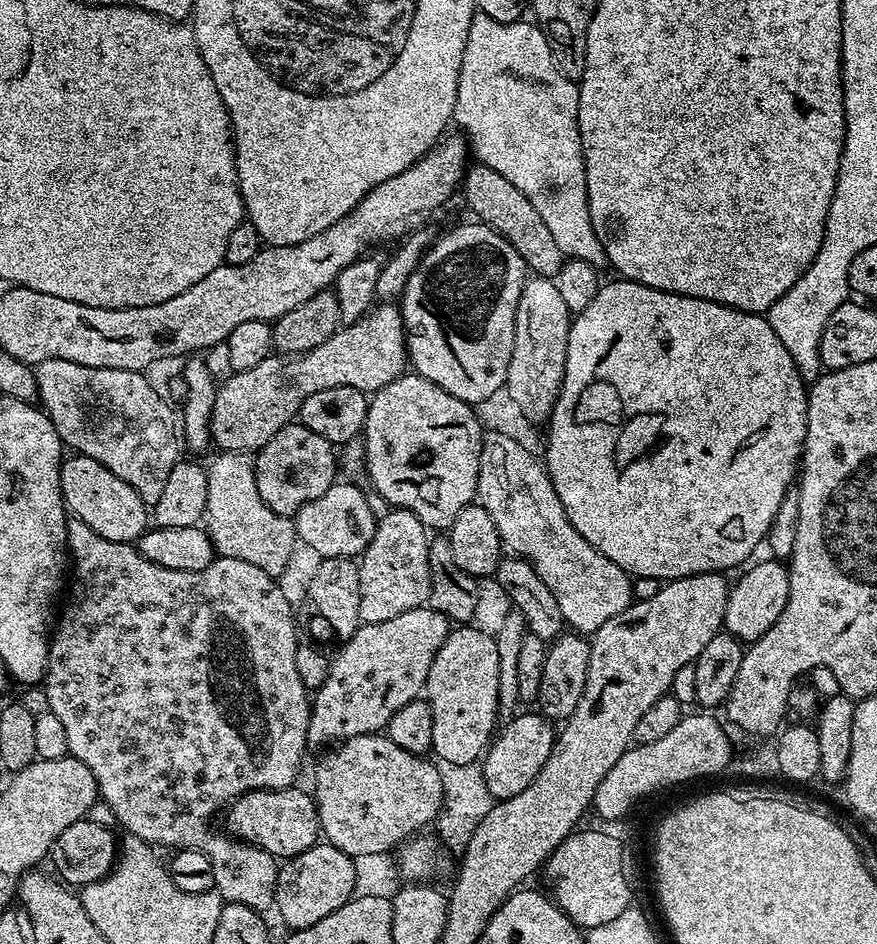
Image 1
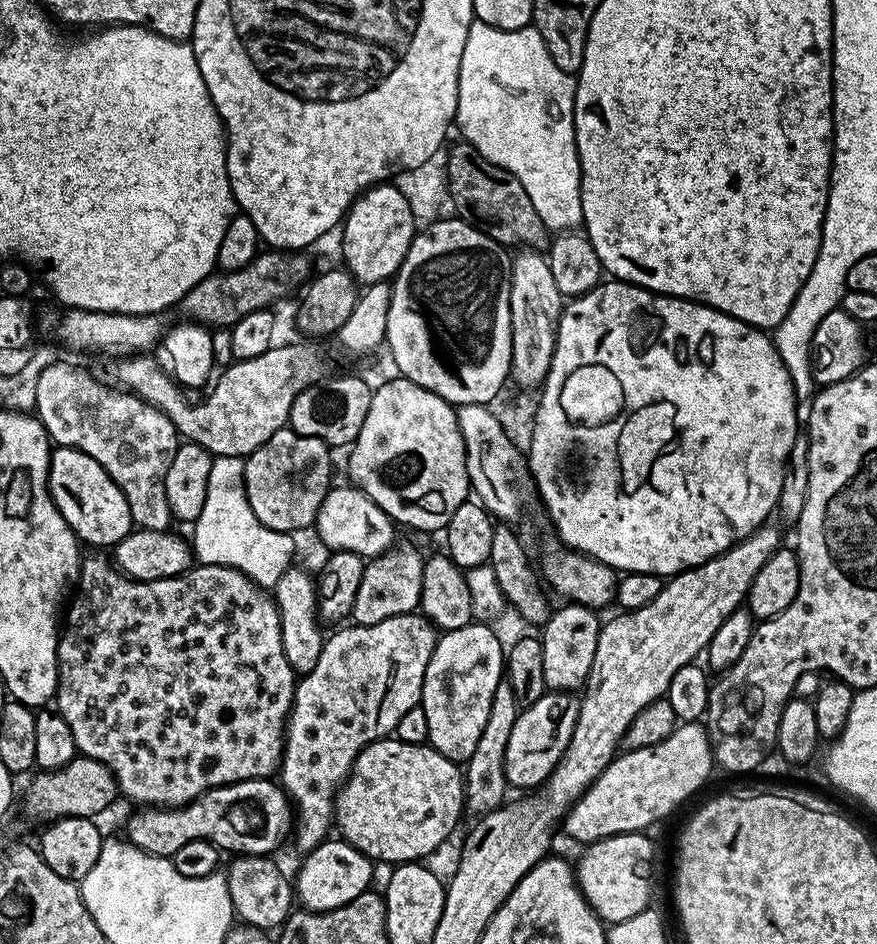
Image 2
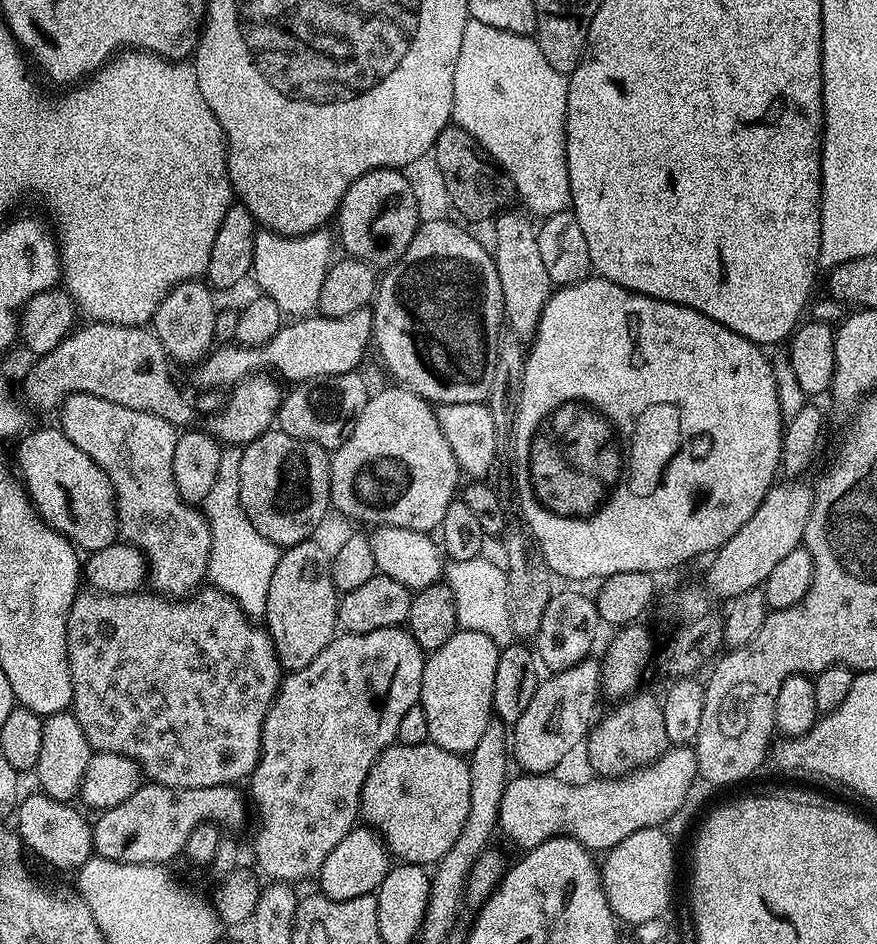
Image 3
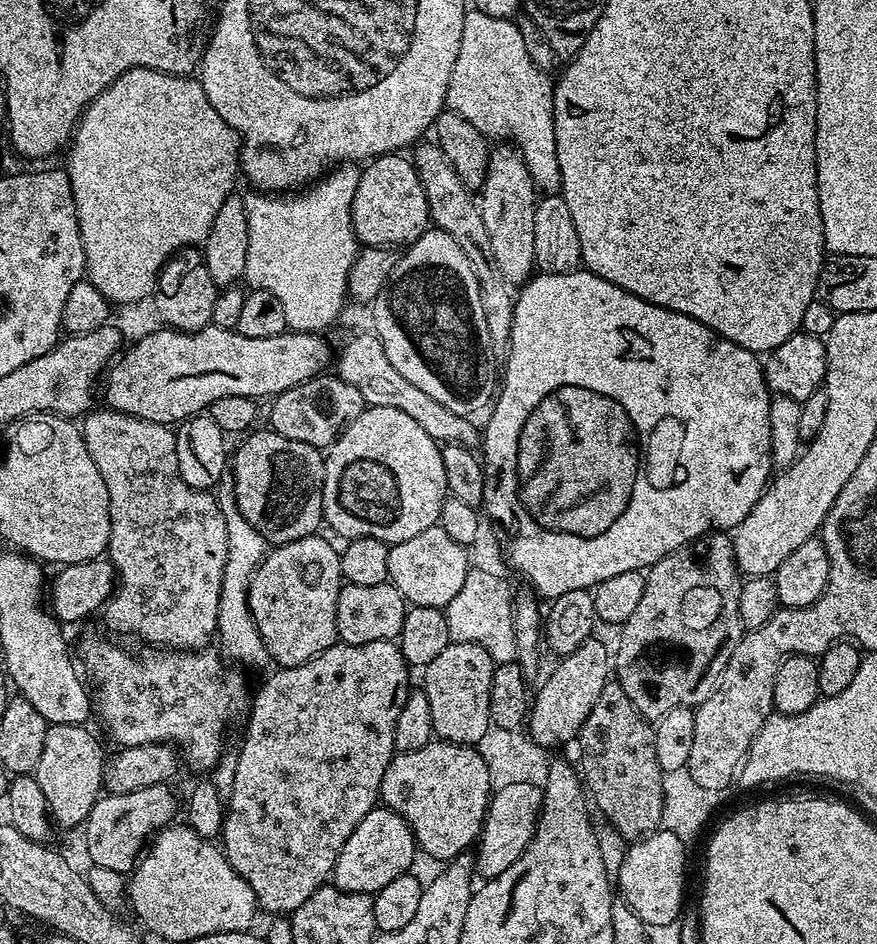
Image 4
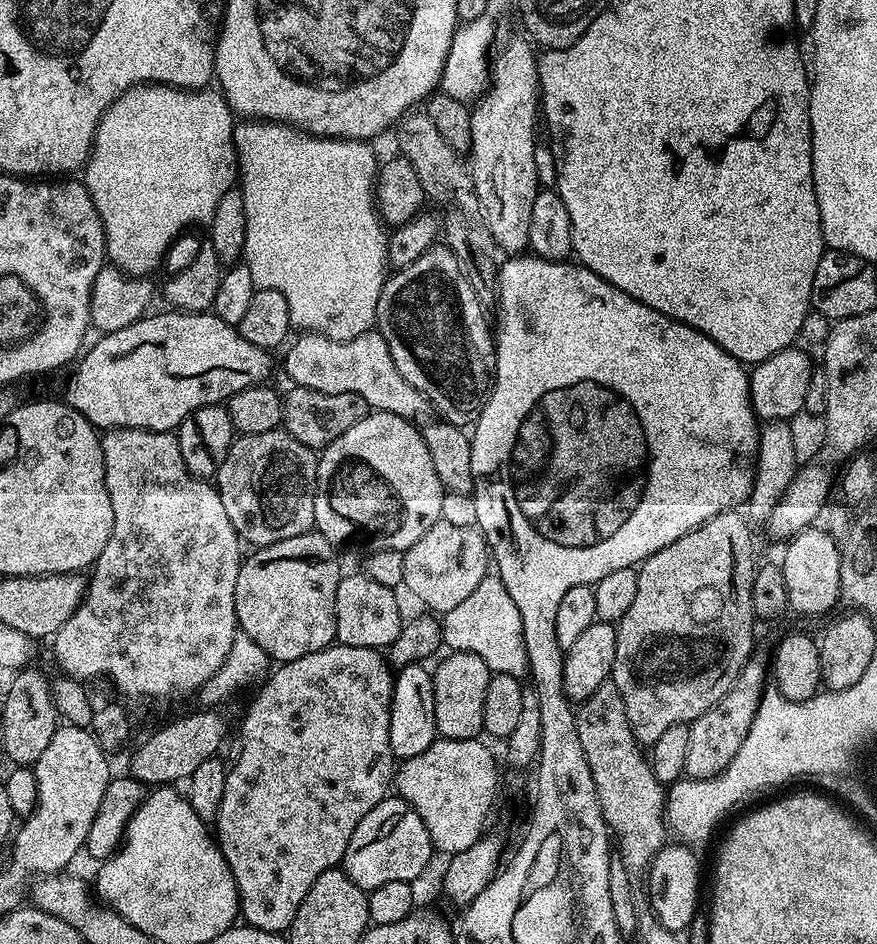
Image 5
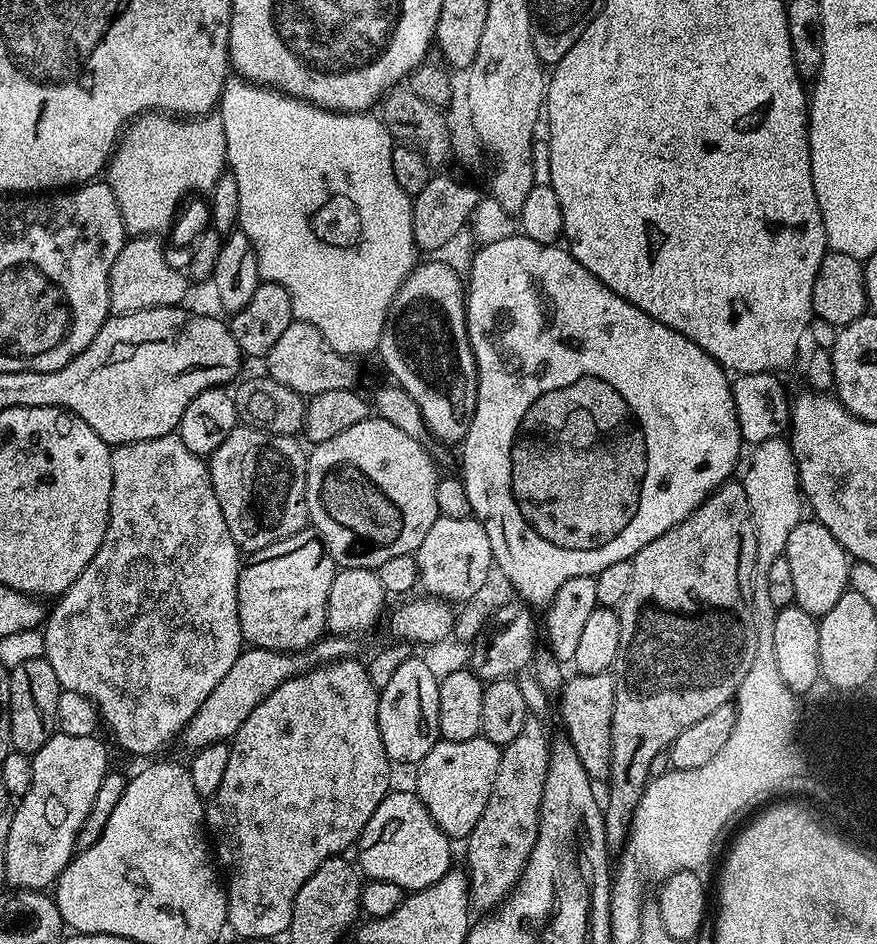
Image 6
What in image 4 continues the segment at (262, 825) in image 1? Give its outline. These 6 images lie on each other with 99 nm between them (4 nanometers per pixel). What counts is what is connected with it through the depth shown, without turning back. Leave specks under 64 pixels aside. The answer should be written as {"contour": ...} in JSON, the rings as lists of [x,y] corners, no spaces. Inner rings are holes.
{"contour":[[[159,784],[130,794],[114,792],[101,795],[82,825],[84,848],[93,860],[91,863],[121,874],[131,873],[152,837],[177,819],[176,796],[170,789],[168,784]]]}

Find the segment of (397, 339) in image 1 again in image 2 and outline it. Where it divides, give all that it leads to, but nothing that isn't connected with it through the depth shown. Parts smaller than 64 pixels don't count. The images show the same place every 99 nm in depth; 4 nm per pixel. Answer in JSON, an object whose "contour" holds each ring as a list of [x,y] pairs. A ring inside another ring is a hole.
{"contour":[[[304,344],[273,346],[266,350],[266,354],[258,354],[258,358],[237,360],[227,365],[221,371],[224,373],[215,377],[200,403],[191,404],[186,402],[185,389],[165,369],[163,372],[156,365],[154,357],[152,354],[121,356],[108,362],[103,375],[107,383],[141,396],[150,406],[162,410],[187,443],[202,446],[212,457],[246,458],[258,450],[262,442],[270,442],[278,430],[286,427],[294,398],[310,385],[319,384],[326,376],[324,364],[314,349]]]}

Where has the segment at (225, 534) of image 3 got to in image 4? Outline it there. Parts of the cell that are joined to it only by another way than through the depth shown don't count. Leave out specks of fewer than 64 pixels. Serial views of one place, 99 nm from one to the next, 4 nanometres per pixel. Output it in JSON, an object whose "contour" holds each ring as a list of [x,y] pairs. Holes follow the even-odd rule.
{"contour":[[[224,471],[222,478],[216,483],[214,495],[222,512],[222,518],[226,518],[226,566],[223,570],[222,594],[219,596],[216,624],[218,641],[220,640],[222,644],[220,650],[233,663],[264,666],[269,664],[271,656],[266,650],[265,643],[262,642],[262,636],[258,633],[253,615],[249,612],[248,586],[256,573],[256,567],[263,562],[269,551],[270,545],[262,534],[258,534],[258,530],[250,526],[250,522],[246,522],[246,518],[242,518],[234,494],[234,478],[231,471]]]}

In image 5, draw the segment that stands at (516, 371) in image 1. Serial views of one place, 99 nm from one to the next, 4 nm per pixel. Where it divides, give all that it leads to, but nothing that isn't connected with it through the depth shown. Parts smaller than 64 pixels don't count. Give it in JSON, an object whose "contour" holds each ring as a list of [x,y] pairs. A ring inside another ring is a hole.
{"contour":[[[523,35],[520,36],[508,36],[495,45],[490,56],[490,83],[484,95],[475,101],[471,109],[473,134],[470,171],[473,184],[476,187],[478,202],[484,212],[486,226],[493,235],[495,247],[500,250],[505,248],[505,253],[508,254],[520,254],[528,248],[530,213],[534,210],[536,193],[542,188],[538,170],[534,170],[534,150],[538,143],[535,132],[536,120],[538,124],[540,86],[540,79],[536,73],[538,56],[535,51],[532,53],[533,45]]]}

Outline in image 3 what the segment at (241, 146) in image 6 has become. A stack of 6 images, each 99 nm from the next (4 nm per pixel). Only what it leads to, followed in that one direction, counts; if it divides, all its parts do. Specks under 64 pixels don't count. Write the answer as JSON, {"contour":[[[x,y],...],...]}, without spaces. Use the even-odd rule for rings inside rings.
{"contour":[[[260,230],[256,233],[256,241],[254,242],[254,262],[252,263],[251,275],[256,276],[256,284],[261,293],[270,298],[274,298],[274,302],[278,302],[281,313],[290,315],[292,318],[303,318],[317,311],[316,303],[318,302],[318,294],[322,294],[322,282],[328,273],[328,265],[333,263],[332,244],[334,248],[334,240],[327,236],[327,231],[317,230],[308,232],[305,236],[280,236],[276,232]]]}

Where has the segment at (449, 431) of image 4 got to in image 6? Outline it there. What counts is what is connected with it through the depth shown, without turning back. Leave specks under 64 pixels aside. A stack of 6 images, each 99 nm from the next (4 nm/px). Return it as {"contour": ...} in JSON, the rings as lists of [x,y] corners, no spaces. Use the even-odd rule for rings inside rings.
{"contour":[[[293,319],[292,324],[286,326],[282,338],[278,338],[278,342],[274,342],[274,350],[268,352],[266,363],[268,363],[267,375],[282,382],[282,386],[290,386],[290,390],[299,392],[305,398],[317,396],[326,390],[355,389],[357,387],[357,361],[337,354],[325,342],[318,329],[301,320]]]}

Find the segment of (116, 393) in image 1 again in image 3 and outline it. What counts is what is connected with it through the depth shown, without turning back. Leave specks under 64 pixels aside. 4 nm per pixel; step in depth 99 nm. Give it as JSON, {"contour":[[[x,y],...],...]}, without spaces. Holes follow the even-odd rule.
{"contour":[[[73,392],[58,409],[60,431],[93,460],[110,478],[116,495],[118,532],[127,543],[133,544],[148,562],[148,579],[153,593],[169,598],[187,598],[205,583],[210,562],[210,526],[199,507],[187,504],[174,486],[174,446],[178,435],[177,425],[158,418],[153,412],[130,410],[118,402],[106,402],[94,394]]]}

